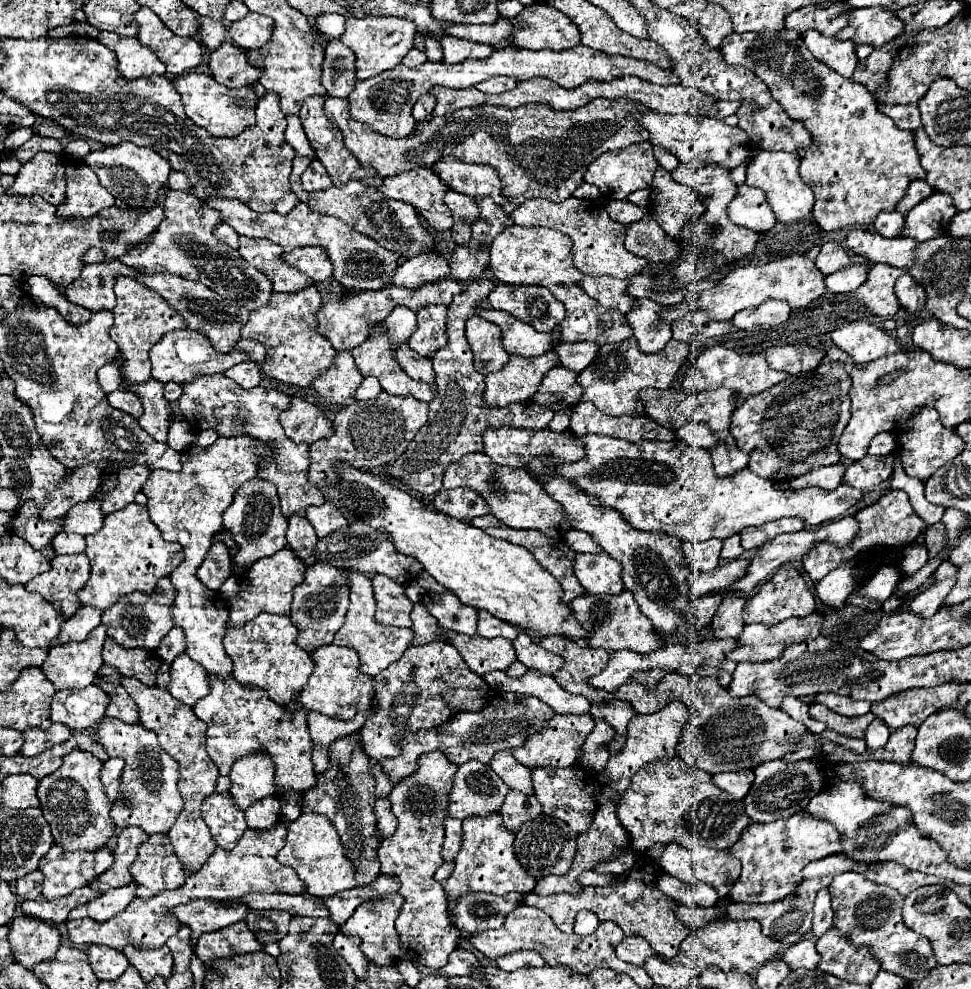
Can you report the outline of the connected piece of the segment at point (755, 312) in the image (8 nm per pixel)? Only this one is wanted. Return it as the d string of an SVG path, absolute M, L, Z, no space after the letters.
M767 300L755 308L745 308L733 316L733 324L741 330L757 332L757 330L769 330L785 322L791 314L791 308L787 302L781 300Z

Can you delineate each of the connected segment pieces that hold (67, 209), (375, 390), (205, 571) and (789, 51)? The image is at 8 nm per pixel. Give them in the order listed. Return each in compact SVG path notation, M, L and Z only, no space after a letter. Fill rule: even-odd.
M69 160L67 162L67 196L65 202L57 206L57 214L63 218L89 218L99 214L103 208L113 206L115 198L99 184L99 178L95 176L95 172L91 168L87 168L87 164L83 160Z
M365 378L363 384L359 386L357 394L355 394L355 400L371 400L371 398L375 398L381 392L383 392L383 388L379 386L377 378Z
M213 538L211 548L197 570L197 576L209 590L219 590L219 586L231 576L231 554L227 554L227 546L223 546L219 538Z
M793 30L729 34L721 44L725 62L749 68L763 80L783 110L803 120L815 144L803 150L799 174L815 190L813 218L821 230L839 230L873 224L881 210L895 210L911 180L925 180L915 134L897 128L879 114L877 102L865 86L851 82L819 62Z

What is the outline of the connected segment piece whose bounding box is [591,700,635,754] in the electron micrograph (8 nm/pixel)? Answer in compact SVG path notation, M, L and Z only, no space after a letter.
M605 702L603 706L591 706L591 716L593 718L603 718L607 720L613 728L615 728L615 738L609 744L611 754L615 754L617 750L621 750L623 742L625 742L625 732L627 732L627 724L629 720L635 716L635 710L627 704L627 702Z

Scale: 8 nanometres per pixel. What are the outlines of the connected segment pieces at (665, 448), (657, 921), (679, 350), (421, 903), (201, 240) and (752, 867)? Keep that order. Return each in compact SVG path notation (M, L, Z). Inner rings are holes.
M577 436L585 446L585 458L579 462L569 462L567 466L555 466L555 474L563 474L563 478L571 478L577 490L591 494L603 502L603 506L617 508L635 530L655 530L675 534L681 540L701 542L709 538L727 538L735 532L741 532L747 526L761 526L771 520L797 516L803 518L807 526L821 526L829 520L843 516L857 500L863 496L861 490L841 484L837 490L823 488L803 488L803 490L779 490L771 480L759 478L749 468L735 474L735 478L719 478L713 474L711 456L707 450L691 450L687 442L627 442L615 440L609 436Z
M639 854L637 856L637 864L631 872L619 876L611 886L605 886L605 888L599 888L599 886L593 886L593 888L585 888L583 894L579 896L569 896L569 894L553 894L553 896L537 896L533 892L525 894L523 902L529 904L529 906L537 906L541 908L543 912L547 912L553 922L557 924L559 930L571 934L573 932L573 922L575 922L575 916L577 912L581 910L591 910L599 916L599 920L611 920L615 924L619 924L623 928L625 934L639 934L643 936L651 948L661 954L661 956L667 956L667 958L673 958L677 956L677 950L679 950L679 944L687 938L687 934L691 932L681 920L677 920L673 916L673 900L665 894L661 894L655 884L653 884L653 862L645 856L645 854ZM633 900L639 900L639 904L631 906L629 902Z
M627 338L619 344L605 344L599 348L595 360L581 374L577 374L577 382L583 388L581 402L589 400L597 410L609 416L641 416L643 402L639 400L639 392L643 388L669 388L687 356L687 344L677 340L671 340L665 350L657 354L643 354L637 348L635 338Z
M441 750L423 754L415 774L401 778L393 792L389 794L391 810L397 818L397 832L383 840L379 846L379 862L383 874L395 874L401 882L399 894L403 894L405 904L397 916L397 932L401 936L401 958L417 958L427 968L441 968L447 964L449 954L457 948L459 930L451 926L447 916L447 894L433 880L435 870L443 864L441 846L445 838L445 818L449 806L449 792L455 780L457 766L449 762Z
M175 190L165 196L163 208L165 220L153 232L151 242L131 248L119 258L123 264L137 270L145 268L147 272L173 272L183 278L197 280L223 298L235 298L235 302L247 306L247 310L259 310L269 302L273 282L263 272L257 272L253 266L243 262L237 250L213 238L213 226L221 222L219 212L207 208L193 194Z
M805 812L793 814L787 820L769 824L751 824L739 836L739 842L729 848L731 856L741 860L741 876L733 884L729 898L733 902L775 902L789 896L801 882L801 868L813 860L837 854L841 850L839 832L825 820L815 820Z

